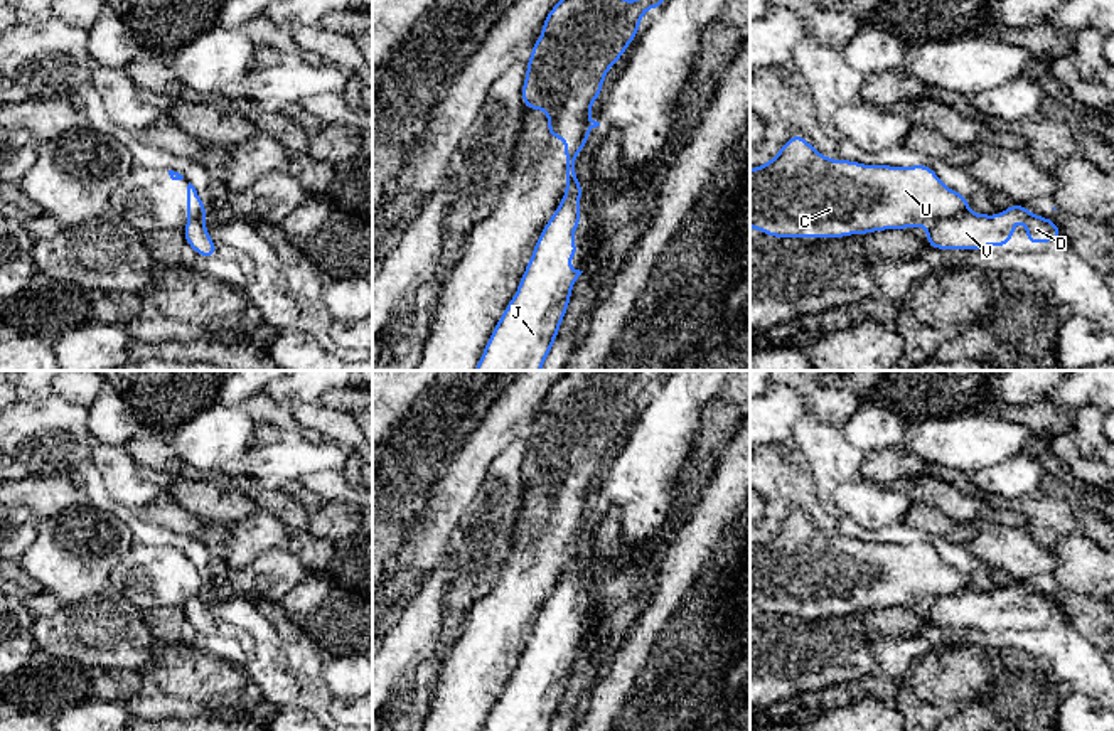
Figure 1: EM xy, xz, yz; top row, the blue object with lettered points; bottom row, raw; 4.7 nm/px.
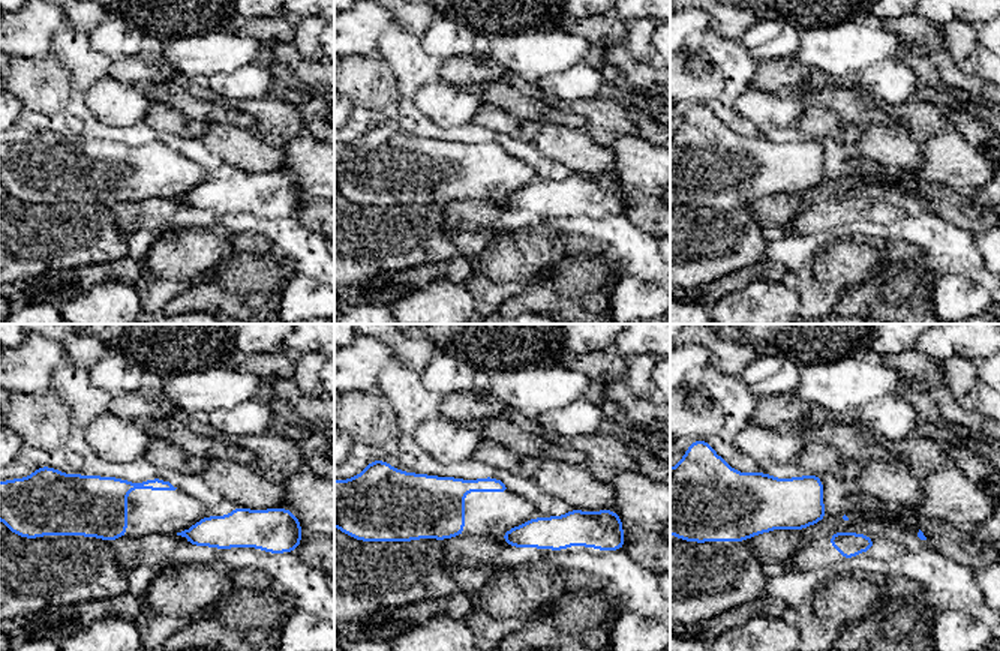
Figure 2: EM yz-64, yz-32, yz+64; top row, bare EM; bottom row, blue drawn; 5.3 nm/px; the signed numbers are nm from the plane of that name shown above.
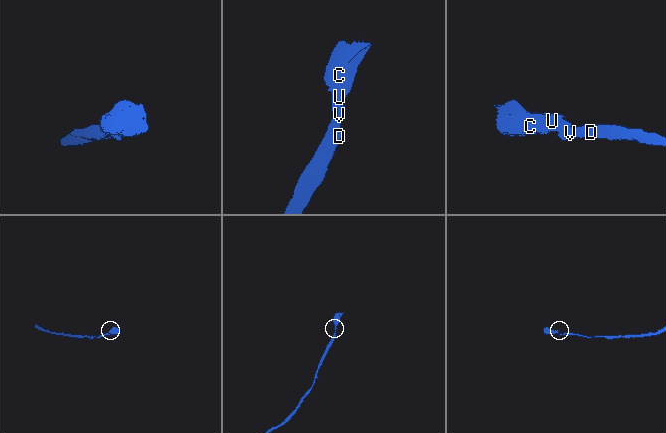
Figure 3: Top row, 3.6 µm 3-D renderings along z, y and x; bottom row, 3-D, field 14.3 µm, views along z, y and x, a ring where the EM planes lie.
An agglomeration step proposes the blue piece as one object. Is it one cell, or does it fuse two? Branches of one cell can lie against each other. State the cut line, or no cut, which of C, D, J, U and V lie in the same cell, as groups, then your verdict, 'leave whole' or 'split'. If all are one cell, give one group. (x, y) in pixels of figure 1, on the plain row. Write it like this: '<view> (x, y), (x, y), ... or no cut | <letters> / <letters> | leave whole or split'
yz (968, 586), (942, 597), (929, 607) | C U / D J V | split

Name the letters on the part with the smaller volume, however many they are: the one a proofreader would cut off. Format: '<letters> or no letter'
C, U

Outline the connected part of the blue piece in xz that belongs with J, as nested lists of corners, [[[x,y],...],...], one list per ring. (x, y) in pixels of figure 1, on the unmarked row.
[[[578,558],[566,564],[482,731],[549,731],[570,684],[573,662],[583,650],[568,640],[578,632],[571,615],[581,601],[581,569]]]

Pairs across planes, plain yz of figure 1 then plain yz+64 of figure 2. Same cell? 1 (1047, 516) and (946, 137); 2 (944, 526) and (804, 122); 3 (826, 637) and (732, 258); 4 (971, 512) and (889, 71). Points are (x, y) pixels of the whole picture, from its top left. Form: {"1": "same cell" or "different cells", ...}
{"1": "different cells", "2": "same cell", "3": "same cell", "4": "different cells"}

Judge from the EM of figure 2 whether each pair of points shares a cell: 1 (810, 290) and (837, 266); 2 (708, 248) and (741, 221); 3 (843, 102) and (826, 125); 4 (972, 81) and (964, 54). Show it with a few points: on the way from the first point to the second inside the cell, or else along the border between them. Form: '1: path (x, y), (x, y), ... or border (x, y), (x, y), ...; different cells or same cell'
1: path (816, 284), (831, 272); same cell
2: path (715, 240), (723, 239), (733, 228); same cell
3: border (805, 105), (829, 110), (840, 119), (859, 126); different cells
4: border (943, 48), (963, 69), (972, 72); different cells

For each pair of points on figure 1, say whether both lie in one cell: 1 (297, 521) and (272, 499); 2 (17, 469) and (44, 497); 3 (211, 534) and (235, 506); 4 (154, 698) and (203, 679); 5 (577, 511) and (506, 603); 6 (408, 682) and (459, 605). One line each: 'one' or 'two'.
1: one
2: two
3: two
4: one
5: one
6: two

